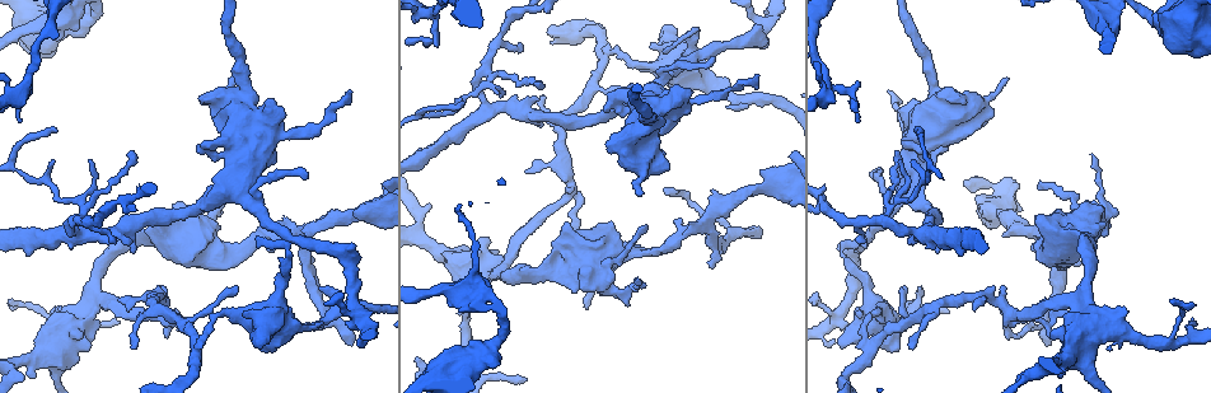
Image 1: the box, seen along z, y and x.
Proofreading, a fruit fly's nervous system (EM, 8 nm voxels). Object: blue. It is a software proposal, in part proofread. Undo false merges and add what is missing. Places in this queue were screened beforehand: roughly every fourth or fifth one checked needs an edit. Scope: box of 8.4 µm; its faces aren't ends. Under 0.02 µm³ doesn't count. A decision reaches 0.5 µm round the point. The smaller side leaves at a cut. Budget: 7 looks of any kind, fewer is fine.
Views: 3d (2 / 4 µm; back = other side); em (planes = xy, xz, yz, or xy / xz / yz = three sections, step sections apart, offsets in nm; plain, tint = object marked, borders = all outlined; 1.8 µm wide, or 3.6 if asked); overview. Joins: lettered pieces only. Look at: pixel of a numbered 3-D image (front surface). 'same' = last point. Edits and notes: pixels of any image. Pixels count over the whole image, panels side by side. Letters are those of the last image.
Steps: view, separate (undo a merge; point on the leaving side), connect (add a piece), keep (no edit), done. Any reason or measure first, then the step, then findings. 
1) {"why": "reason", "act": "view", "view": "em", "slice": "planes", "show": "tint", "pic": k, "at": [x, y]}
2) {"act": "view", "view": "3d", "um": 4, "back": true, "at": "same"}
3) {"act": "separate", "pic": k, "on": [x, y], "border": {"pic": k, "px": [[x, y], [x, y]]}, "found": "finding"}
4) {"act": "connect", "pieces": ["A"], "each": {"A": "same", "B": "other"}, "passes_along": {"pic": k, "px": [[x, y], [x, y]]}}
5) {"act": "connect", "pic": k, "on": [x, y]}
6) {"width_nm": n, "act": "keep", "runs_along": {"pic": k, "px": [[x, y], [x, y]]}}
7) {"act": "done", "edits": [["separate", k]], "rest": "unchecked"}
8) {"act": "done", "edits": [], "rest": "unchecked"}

{"why": "sharp bend", "act": "view", "view": "em", "slice": "planes", "show": "borders", "pic": 1, "at": [74, 223]}

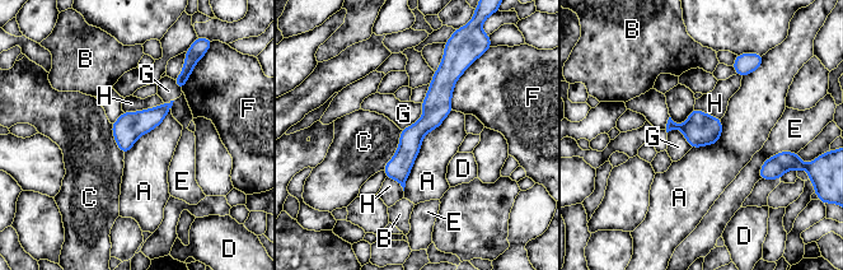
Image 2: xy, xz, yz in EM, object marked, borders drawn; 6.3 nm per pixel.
{"width_nm": 140, "longest_contact_nm": ["A", 600], "act": "keep", "each": {"A": "other", "B": "other", "C": "other", "D": "other", "E": "other", "F": "other", "G": "other", "H": "other"}, "found": "continuous, no second cell"}

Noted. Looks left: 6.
{"why": "stops while still wide", "act": "view", "view": "3d", "um": 2, "pic": 1, "at": [199, 99]}

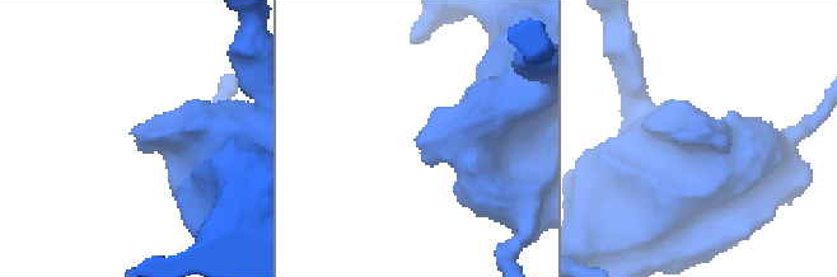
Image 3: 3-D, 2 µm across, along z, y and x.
{"why": "now the EM", "act": "view", "view": "em", "slice": "xz", "step": 4, "show": "tint", "pic": 3, "at": [134, 129]}

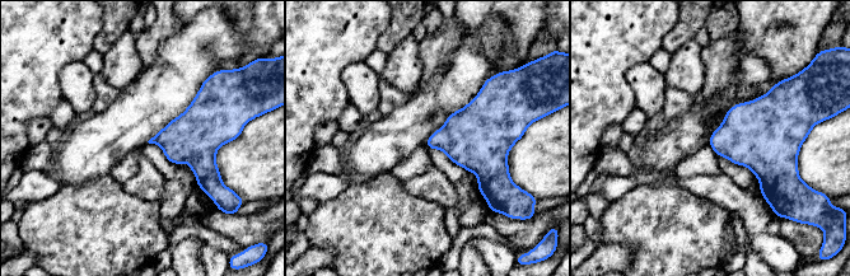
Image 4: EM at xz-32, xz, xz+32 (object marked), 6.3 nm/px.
{"why": "what lies round it", "act": "view", "view": "em", "slice": "xz", "step": 4, "show": "borders", "at": "same"}

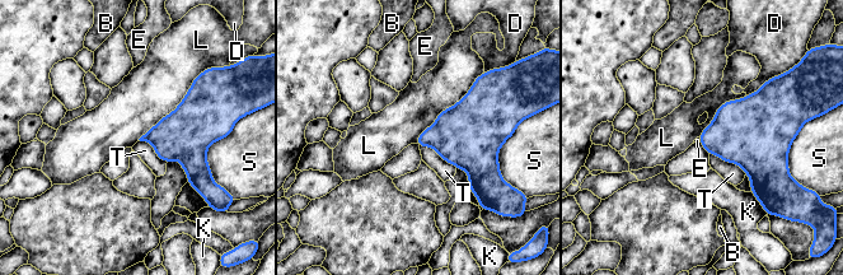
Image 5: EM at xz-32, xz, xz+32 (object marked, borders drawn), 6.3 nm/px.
{"longest_contact_nm": ["L", 600], "act": "keep", "each": {"B": "other", "D": "other", "E": "other", "K": "other", "L": "other", "S": "other", "T": "other"}, "border": {"pic": 5, "px": [[478, 75], [416, 143]]}, "found": "none of them fits"}

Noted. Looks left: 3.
{"why": "a fork", "act": "view", "view": "3d", "um": 4, "pic": 1, "at": [876, 339]}

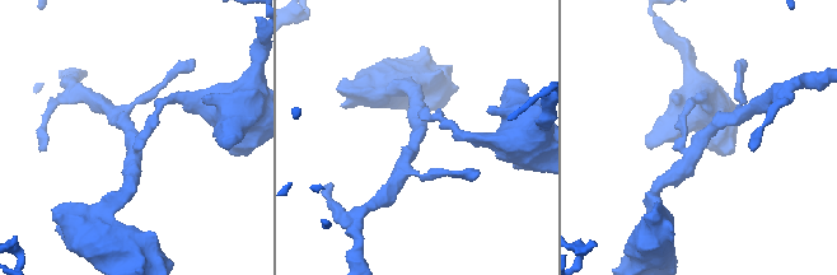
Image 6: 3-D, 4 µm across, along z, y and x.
{"why": "now the EM", "act": "view", "view": "em", "slice": "planes", "show": "borders", "pic": 6, "at": [419, 133]}

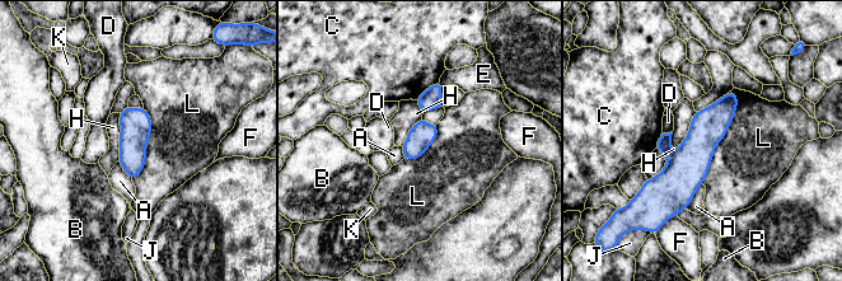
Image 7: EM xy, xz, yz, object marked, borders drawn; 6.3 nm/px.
{"act": "keep", "each": {"A": "other", "B": "other", "C": "other", "D": "other", "E": "other", "F": "other", "H": "other", "J": "other", "K": "other", "L": "other"}, "border": {"pic": 7, "px": [[733, 90], [735, 113], [701, 183]]}, "found": "continuous, no second cell"}

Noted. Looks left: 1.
{"act": "done", "edits": [], "rest": "unchecked"}

